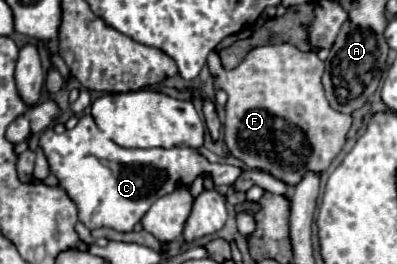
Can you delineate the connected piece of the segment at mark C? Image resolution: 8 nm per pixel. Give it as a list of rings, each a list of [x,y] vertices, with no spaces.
[[[89,114],[81,116],[79,124],[63,134],[47,128],[39,138],[39,146],[47,156],[51,174],[59,178],[59,186],[75,200],[79,220],[89,230],[105,226],[119,232],[131,232],[151,204],[169,194],[177,184],[191,184],[199,174],[209,174],[215,186],[229,186],[243,172],[239,166],[211,164],[189,146],[145,150],[117,146],[95,126]]]

